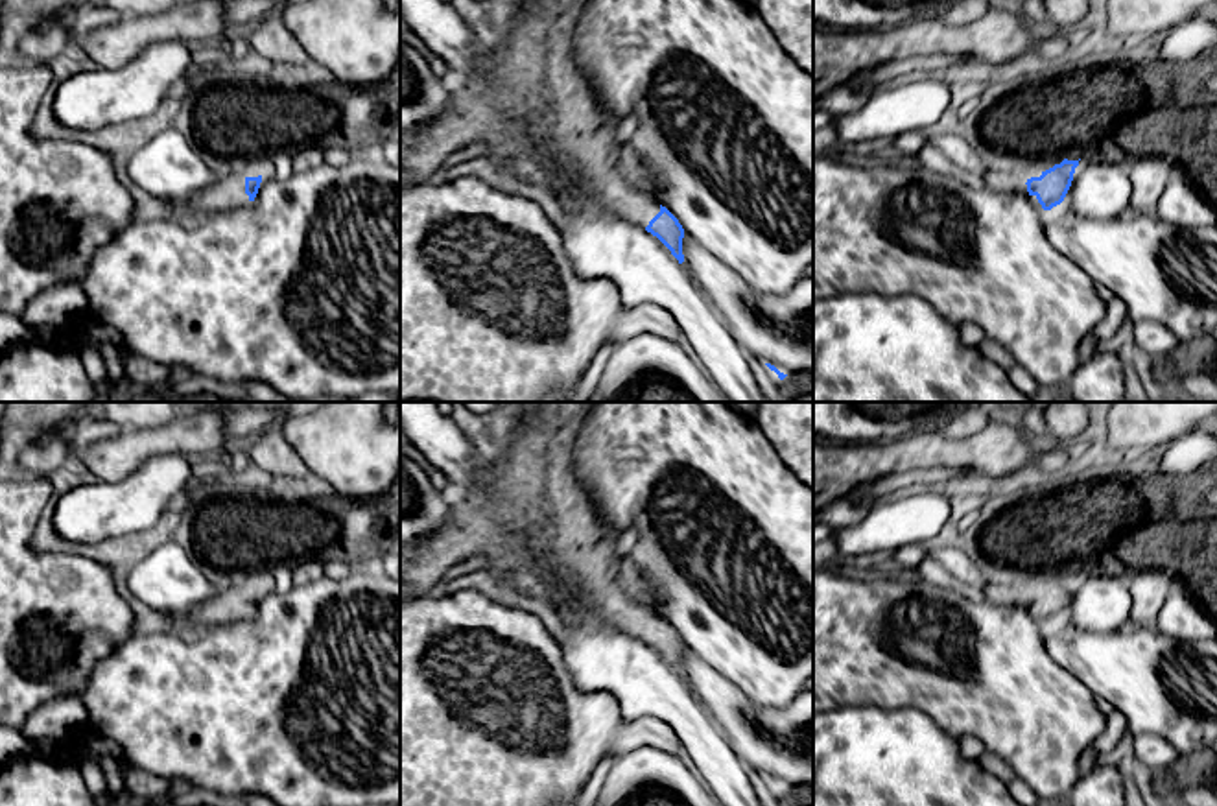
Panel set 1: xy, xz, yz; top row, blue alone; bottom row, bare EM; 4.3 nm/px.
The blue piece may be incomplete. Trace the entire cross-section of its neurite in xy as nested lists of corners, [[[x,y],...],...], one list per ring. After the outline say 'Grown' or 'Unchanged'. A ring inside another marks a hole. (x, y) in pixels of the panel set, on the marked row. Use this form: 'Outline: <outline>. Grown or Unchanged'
Outline: [[[223,170],[208,188],[179,203],[186,219],[197,219],[254,201],[260,183],[262,175],[245,177],[234,170]]]. Grown

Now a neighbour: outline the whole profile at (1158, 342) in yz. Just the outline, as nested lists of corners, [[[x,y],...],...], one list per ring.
[[[1154,321],[1134,323],[1134,339],[1158,365],[1167,363],[1178,345],[1175,334]]]

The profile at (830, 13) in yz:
[[[813,0],[813,22],[833,30],[885,30],[924,18],[944,18],[959,0]]]

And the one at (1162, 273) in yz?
[[[1060,203],[1046,214],[1044,232],[1060,255],[1123,302],[1128,321],[1154,321],[1169,328],[1178,343],[1211,336],[1217,326],[1217,223],[1178,229],[1156,214],[1128,212],[1095,219]]]

